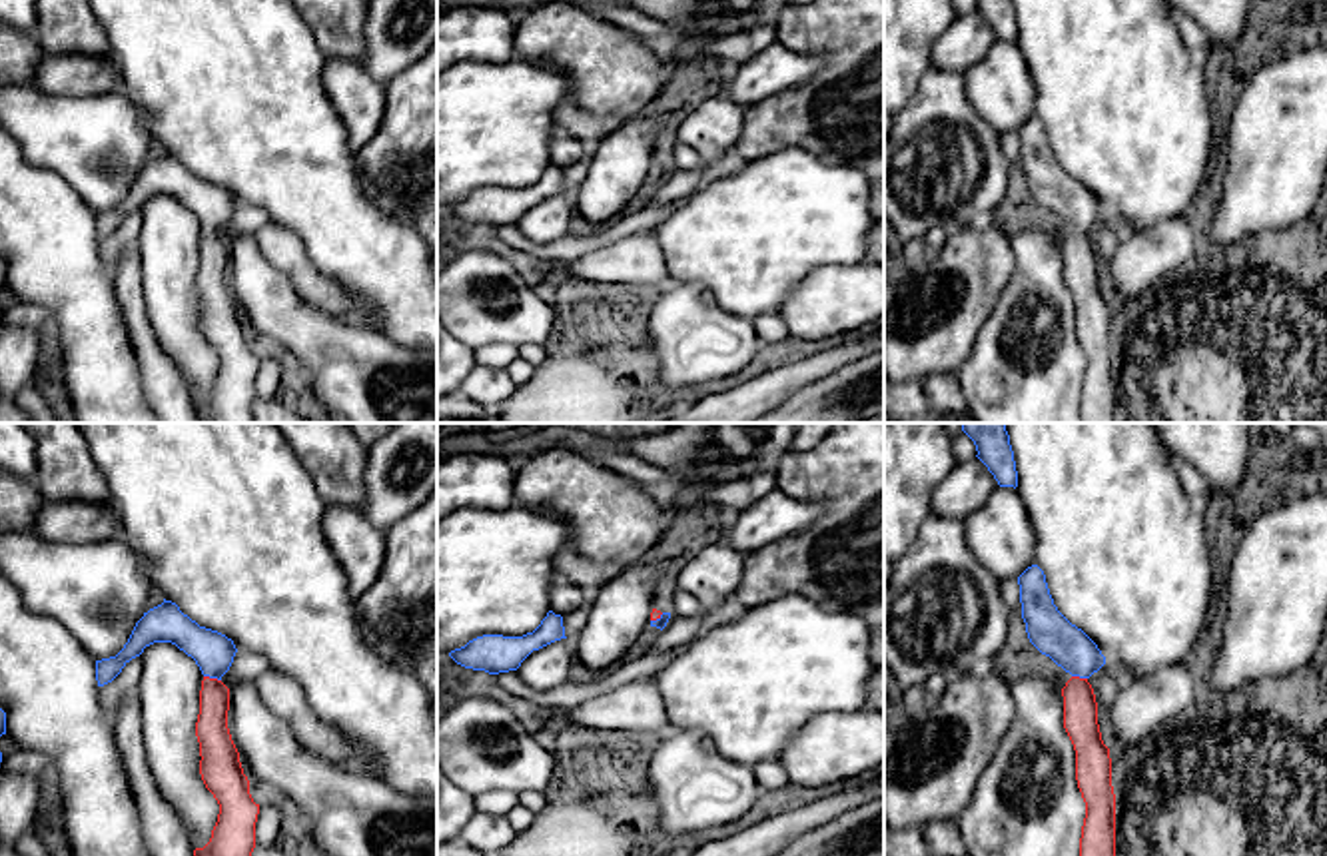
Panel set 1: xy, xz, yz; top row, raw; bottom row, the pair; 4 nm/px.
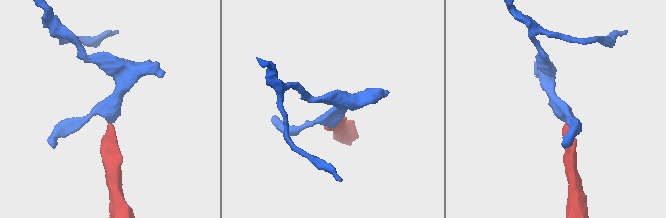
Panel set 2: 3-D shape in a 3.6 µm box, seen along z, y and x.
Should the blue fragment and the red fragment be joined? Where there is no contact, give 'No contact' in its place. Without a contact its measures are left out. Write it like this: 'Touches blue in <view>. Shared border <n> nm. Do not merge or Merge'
Touches blue in xy. Shared border 80 nm. Merge

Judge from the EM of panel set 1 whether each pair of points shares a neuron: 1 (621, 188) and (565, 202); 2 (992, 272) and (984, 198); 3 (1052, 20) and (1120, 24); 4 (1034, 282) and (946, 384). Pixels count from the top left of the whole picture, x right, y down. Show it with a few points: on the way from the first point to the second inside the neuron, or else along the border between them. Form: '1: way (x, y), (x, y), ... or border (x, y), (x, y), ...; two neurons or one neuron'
1: border (573, 194), (577, 206); two neurons
2: border (984, 220), (974, 220), (950, 232); two neurons
3: way (1068, 20), (1104, 24); one neuron
4: border (956, 374), (962, 396), (968, 402); two neurons

